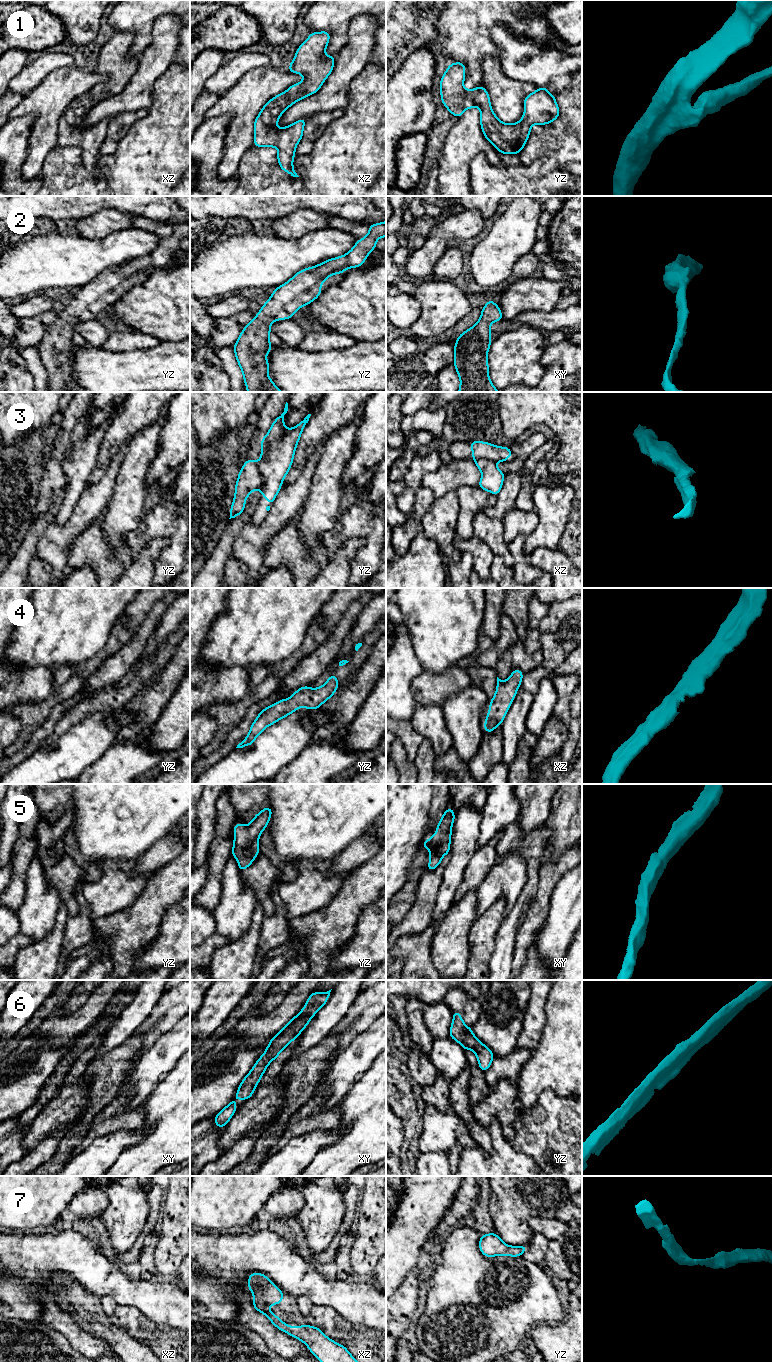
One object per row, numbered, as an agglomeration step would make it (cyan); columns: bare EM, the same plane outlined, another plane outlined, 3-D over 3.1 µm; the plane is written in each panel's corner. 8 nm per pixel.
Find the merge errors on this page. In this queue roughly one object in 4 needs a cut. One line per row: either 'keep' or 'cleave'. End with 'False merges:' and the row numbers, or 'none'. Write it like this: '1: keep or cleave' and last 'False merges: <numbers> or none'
1: keep
2: keep
3: cleave
4: keep
5: keep
6: keep
7: keep
False merges: 3

